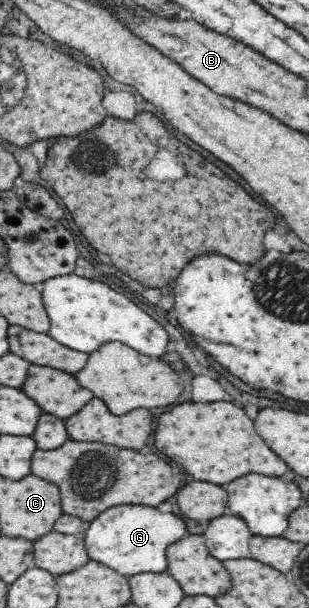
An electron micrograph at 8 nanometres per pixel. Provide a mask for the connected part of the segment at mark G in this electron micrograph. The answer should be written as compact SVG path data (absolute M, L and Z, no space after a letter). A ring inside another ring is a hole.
M120 505L120 507L110 507L102 511L102 515L98 515L98 519L90 523L86 531L86 549L88 549L90 559L112 567L120 575L136 575L136 573L148 573L148 571L160 573L166 569L166 563L168 563L166 559L168 545L176 543L184 535L186 535L186 523L172 513L160 513L156 507L146 507L146 505L144 507L142 505Z

